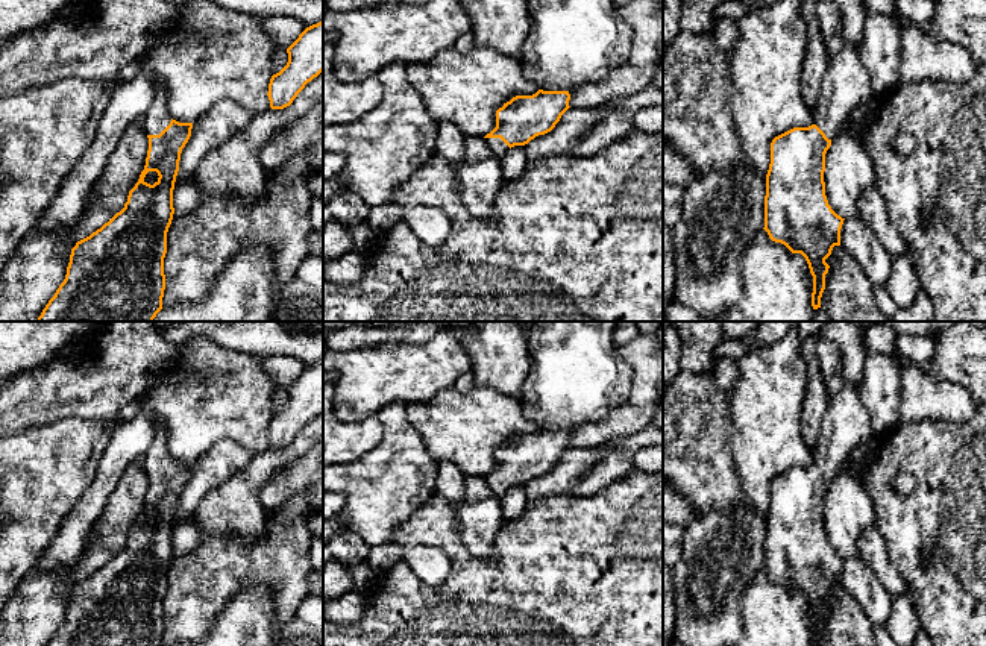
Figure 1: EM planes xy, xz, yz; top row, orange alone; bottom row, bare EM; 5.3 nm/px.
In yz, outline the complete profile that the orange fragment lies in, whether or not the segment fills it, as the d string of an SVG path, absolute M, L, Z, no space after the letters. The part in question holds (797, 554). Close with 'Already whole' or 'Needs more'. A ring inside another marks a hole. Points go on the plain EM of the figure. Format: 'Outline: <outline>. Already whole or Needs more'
Outline: M843 382L843 387L828 397L819 441L812 450L813 464L793 467L771 482L763 569L772 581L781 582L792 593L801 593L805 597L813 616L812 646L821 646L825 614L830 608L825 599L834 585L840 585L840 569L845 560L831 549L825 535L825 493L851 452L871 438L875 438L875 432L868 409L862 405L859 388Z. Needs more

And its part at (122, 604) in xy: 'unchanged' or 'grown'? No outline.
grown

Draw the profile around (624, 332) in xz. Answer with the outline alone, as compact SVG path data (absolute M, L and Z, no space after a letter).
M614 321L614 323L616 326L613 332L613 340L617 346L623 346L640 335L634 321Z

